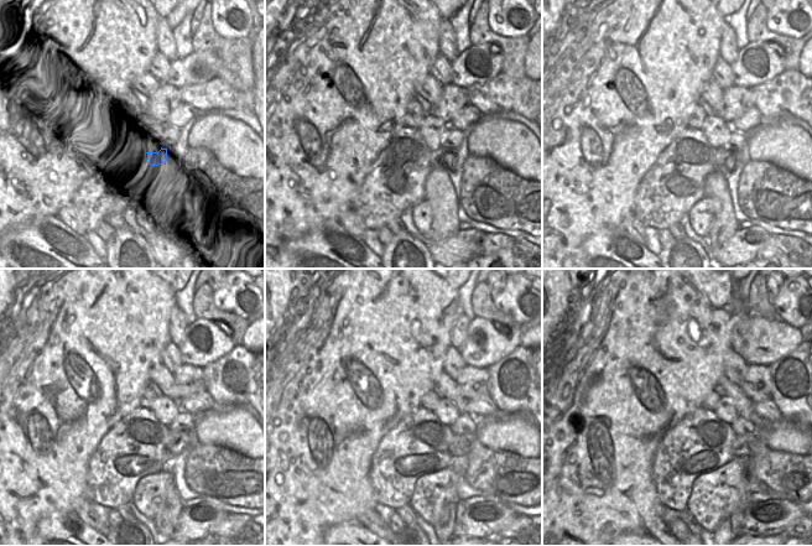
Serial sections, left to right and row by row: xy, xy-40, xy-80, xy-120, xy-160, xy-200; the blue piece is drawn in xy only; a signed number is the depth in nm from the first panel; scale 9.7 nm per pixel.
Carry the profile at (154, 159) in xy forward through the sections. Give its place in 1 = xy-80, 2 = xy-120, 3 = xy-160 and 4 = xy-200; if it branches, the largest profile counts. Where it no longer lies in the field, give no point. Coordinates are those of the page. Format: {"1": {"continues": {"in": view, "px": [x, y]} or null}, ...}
{"1": {"continues": {"in": "xy-80", "px": [724, 161]}}, "2": {"continues": {"in": "xy-120", "px": [176, 442]}}, "3": {"continues": {"in": "xy-160", "px": [462, 445]}}, "4": {"continues": {"in": "xy-200", "px": [745, 445]}}}

